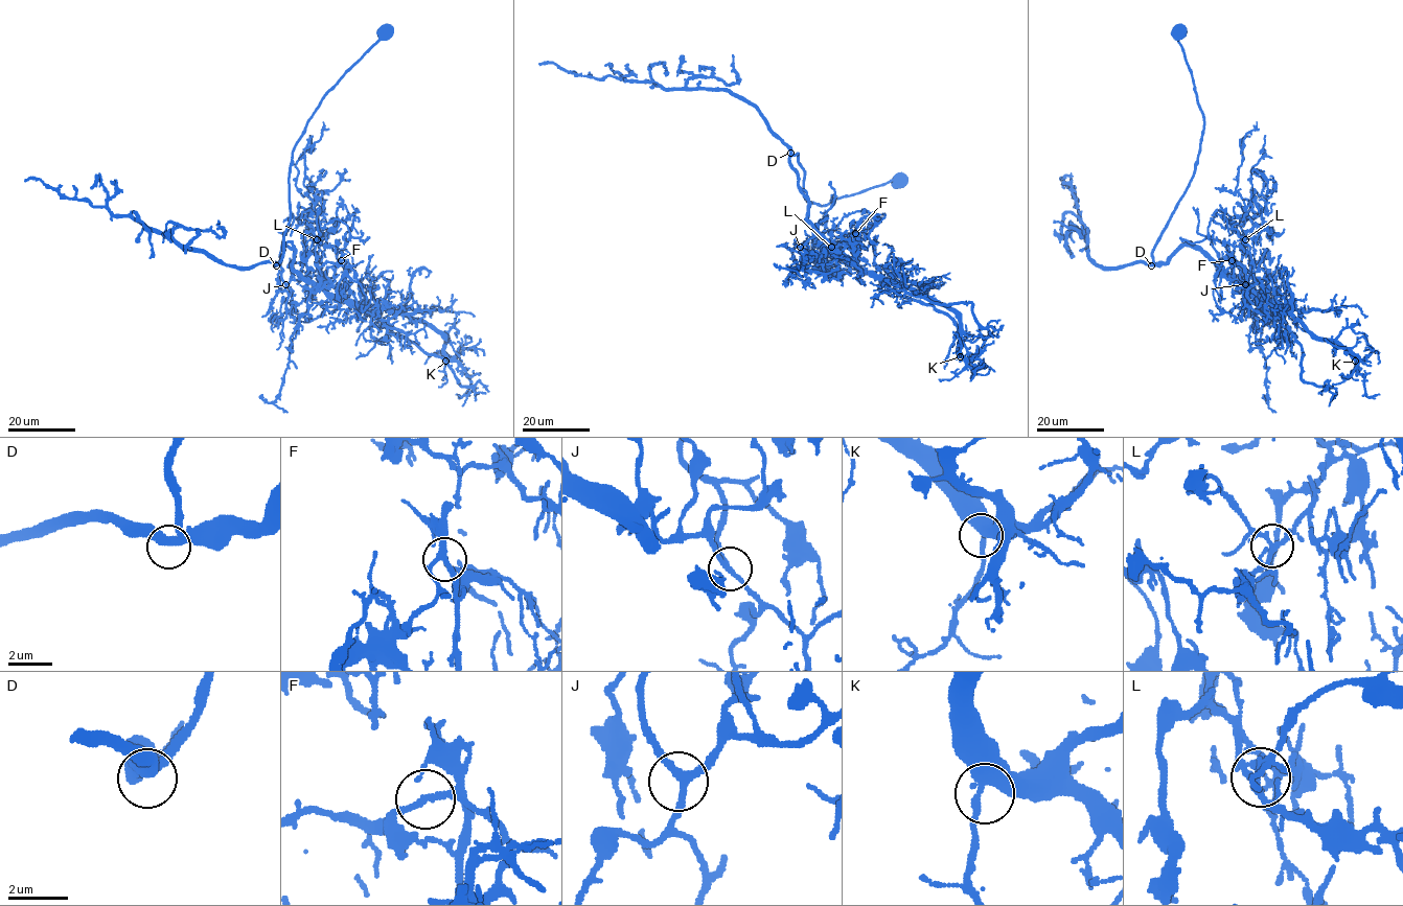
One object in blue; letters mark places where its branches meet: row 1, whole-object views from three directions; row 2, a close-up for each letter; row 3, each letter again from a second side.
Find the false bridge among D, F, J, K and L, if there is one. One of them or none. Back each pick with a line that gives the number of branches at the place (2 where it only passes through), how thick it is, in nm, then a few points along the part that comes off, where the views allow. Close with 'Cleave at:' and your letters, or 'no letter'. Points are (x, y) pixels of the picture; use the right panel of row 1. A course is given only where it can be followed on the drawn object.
F: 2 | 200 nm | (1232, 260), (1246, 271), (1234, 279), (1244, 283), (1240, 217), (1254, 224), (1236, 186), (1257, 121)
Cleave at: F

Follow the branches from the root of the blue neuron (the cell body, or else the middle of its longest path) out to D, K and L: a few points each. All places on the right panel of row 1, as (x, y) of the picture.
D: (1177, 30), (1178, 43), (1202, 114), (1203, 130), (1194, 173), (1155, 246), (1151, 265)
K: (1177, 30), (1203, 130), (1194, 173), (1152, 262), (1164, 264), (1191, 245), (1355, 361)
L: (1177, 30), (1203, 130), (1152, 262), (1191, 245), (1244, 283), (1246, 214), (1254, 228), (1245, 239)

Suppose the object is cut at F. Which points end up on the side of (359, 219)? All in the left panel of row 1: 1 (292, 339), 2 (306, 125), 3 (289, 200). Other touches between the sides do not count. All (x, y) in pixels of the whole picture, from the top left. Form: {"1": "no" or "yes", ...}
{"1": "yes", "2": "no", "3": "no"}

